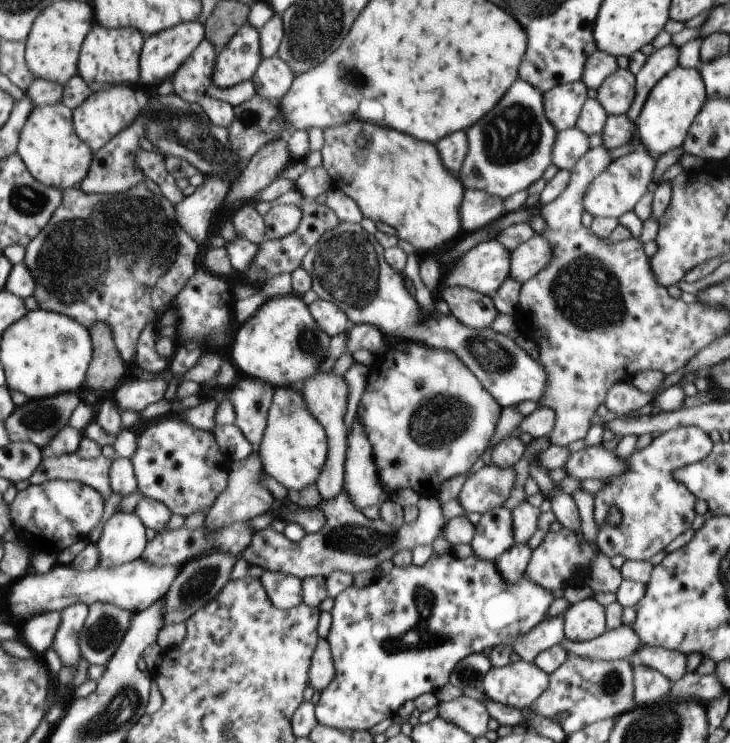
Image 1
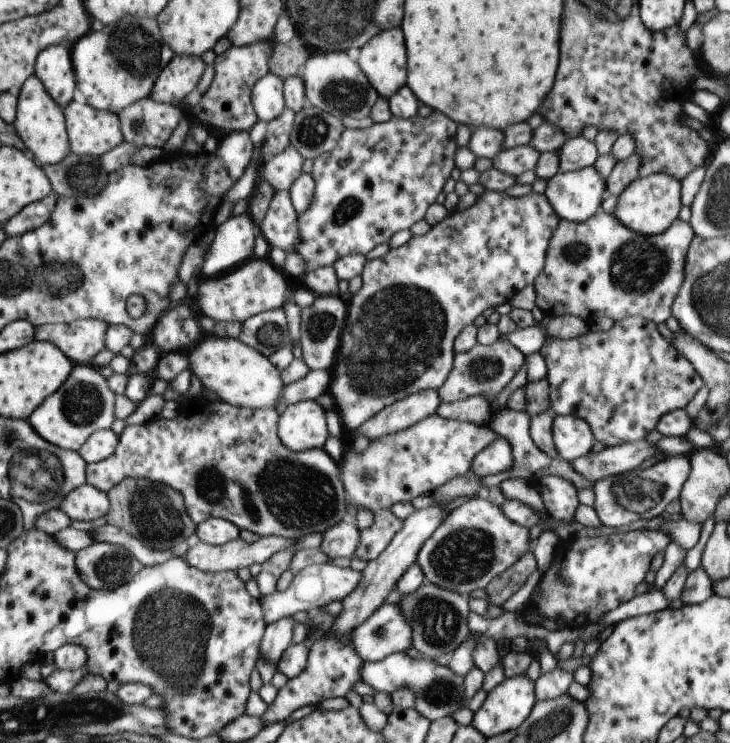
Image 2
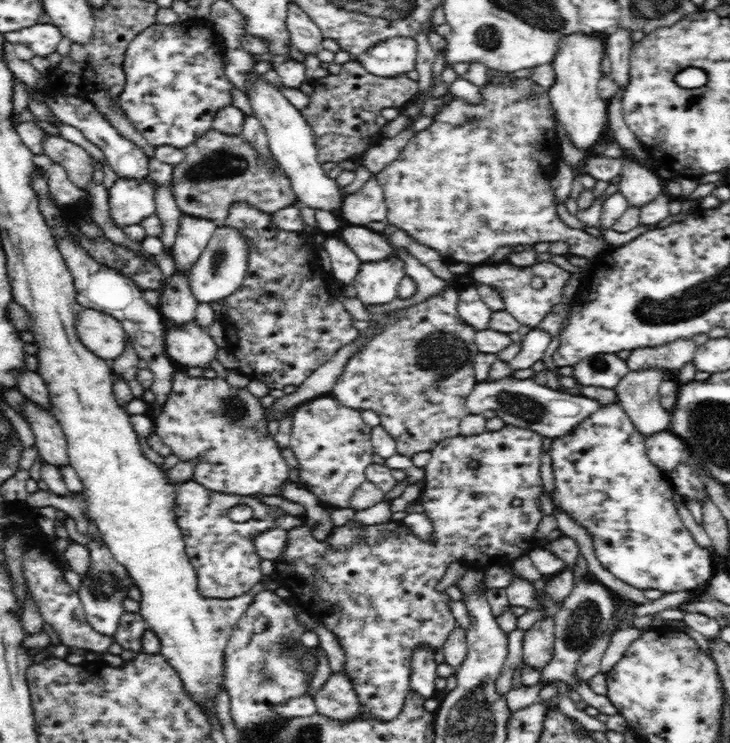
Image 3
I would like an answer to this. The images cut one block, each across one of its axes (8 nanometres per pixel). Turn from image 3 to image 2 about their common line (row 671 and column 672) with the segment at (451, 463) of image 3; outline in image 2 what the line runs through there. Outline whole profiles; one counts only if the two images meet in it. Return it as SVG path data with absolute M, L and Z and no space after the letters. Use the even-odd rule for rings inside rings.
M627 316L624 320L614 321L614 326L608 331L589 330L584 336L572 340L548 338L539 353L547 366L550 411L554 415L574 415L586 420L592 436L598 442L604 442L606 447L645 439L648 432L656 430L664 414L685 409L704 385L694 366L660 334L658 325L641 316Z

